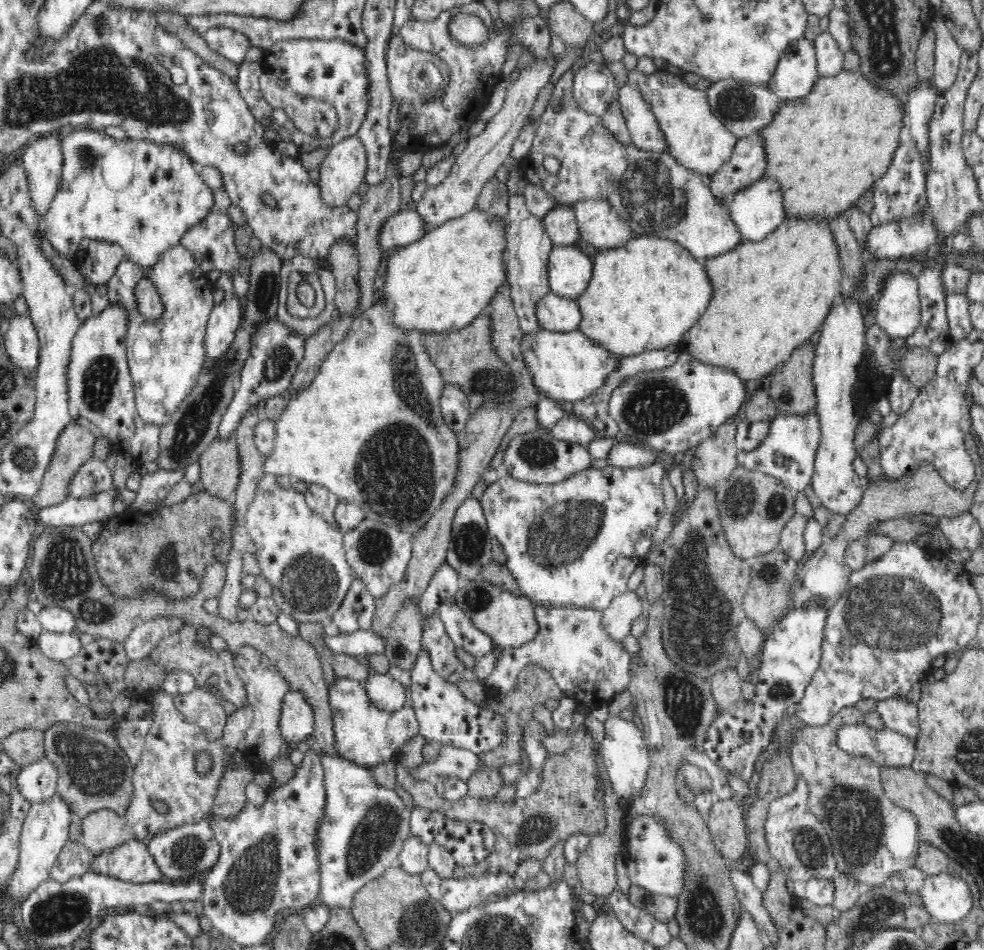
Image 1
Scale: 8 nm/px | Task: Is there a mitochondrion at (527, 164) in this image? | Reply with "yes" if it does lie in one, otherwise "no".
no

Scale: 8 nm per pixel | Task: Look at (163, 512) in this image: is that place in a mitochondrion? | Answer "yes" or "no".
no

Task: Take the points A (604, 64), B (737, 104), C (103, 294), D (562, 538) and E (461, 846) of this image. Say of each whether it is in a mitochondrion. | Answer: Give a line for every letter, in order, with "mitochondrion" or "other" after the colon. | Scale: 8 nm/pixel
A: other
B: mitochondrion
C: other
D: mitochondrion
E: other

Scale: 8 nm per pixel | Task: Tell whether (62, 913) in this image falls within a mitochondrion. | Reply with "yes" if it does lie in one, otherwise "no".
yes

